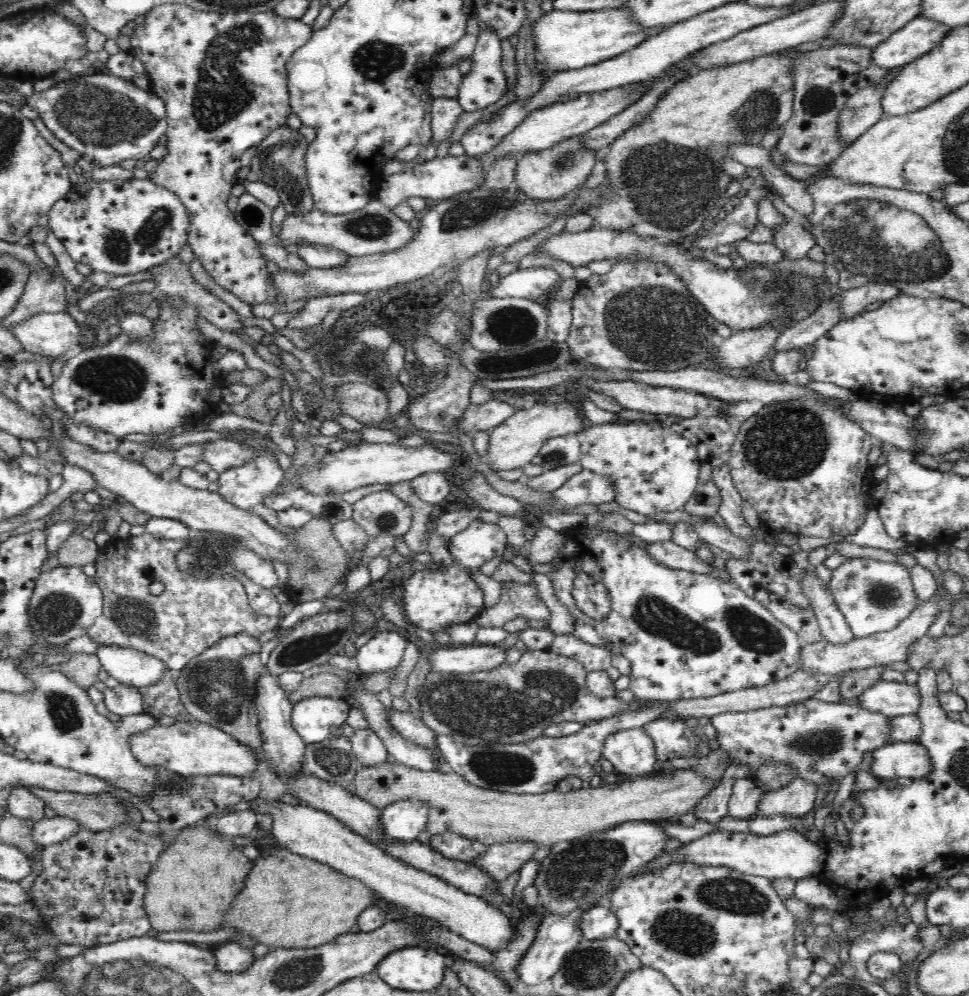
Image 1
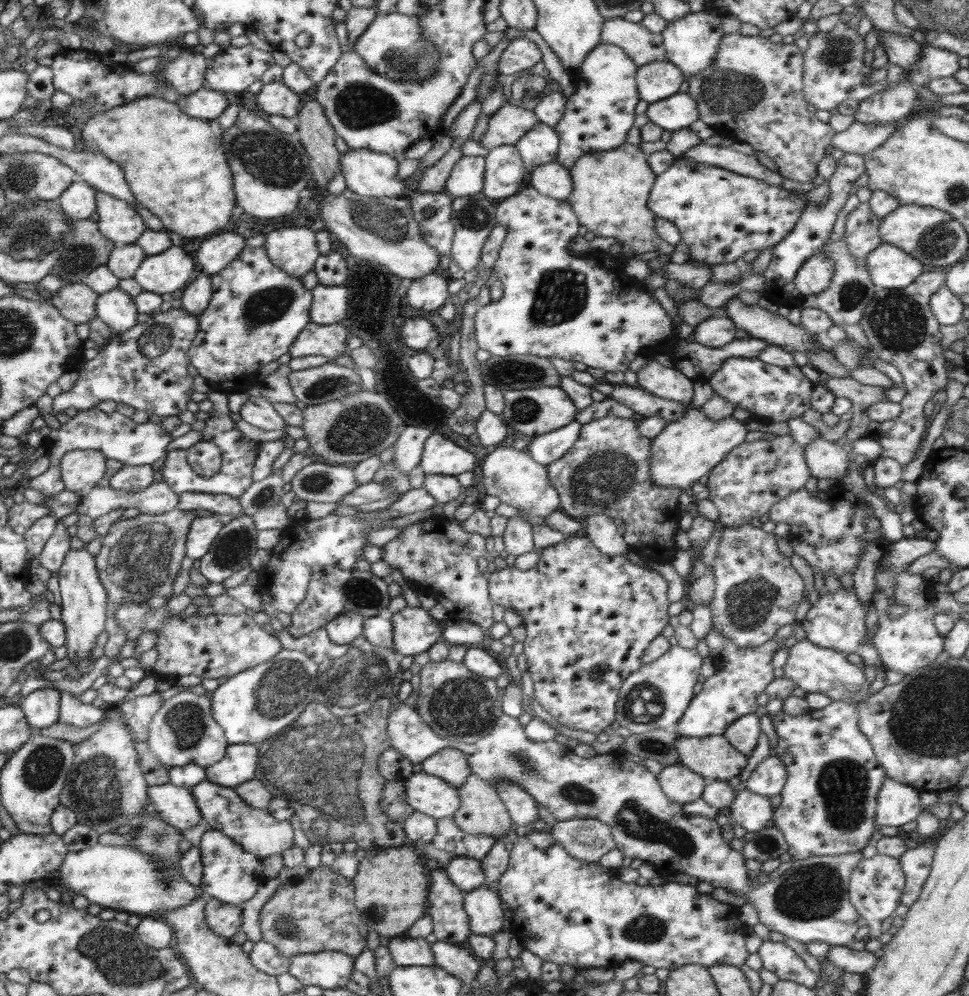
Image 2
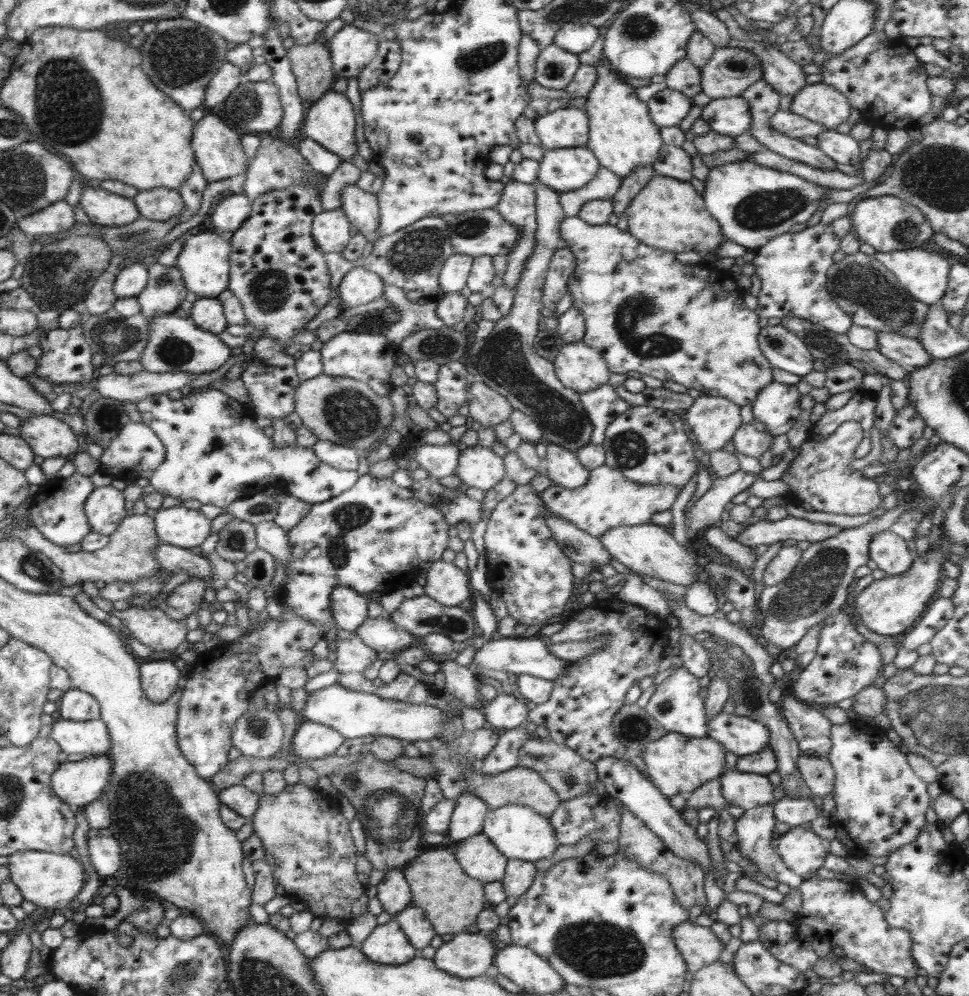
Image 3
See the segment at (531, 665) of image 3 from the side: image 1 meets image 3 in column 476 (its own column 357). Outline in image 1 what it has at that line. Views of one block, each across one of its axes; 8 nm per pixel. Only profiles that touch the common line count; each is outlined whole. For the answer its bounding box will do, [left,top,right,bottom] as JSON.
[355,631,407,675]

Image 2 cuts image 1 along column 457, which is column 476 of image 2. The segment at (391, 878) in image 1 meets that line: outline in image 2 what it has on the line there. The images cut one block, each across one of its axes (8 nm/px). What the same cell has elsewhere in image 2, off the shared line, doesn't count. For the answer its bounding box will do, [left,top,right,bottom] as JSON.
[463,884,504,936]

